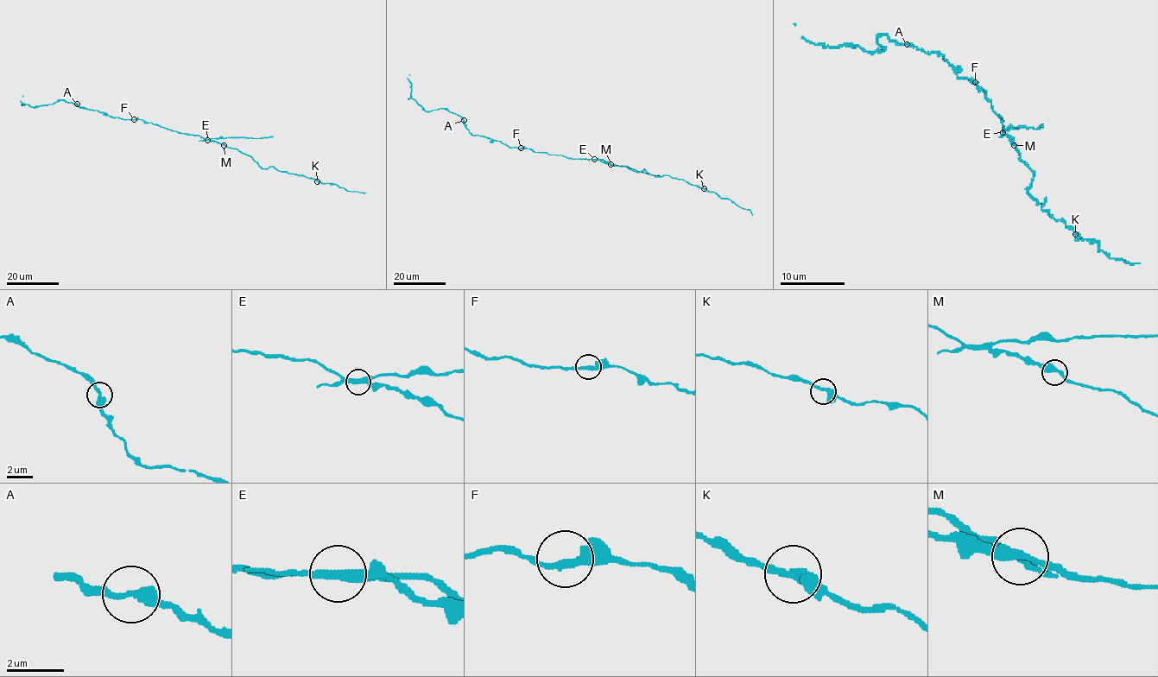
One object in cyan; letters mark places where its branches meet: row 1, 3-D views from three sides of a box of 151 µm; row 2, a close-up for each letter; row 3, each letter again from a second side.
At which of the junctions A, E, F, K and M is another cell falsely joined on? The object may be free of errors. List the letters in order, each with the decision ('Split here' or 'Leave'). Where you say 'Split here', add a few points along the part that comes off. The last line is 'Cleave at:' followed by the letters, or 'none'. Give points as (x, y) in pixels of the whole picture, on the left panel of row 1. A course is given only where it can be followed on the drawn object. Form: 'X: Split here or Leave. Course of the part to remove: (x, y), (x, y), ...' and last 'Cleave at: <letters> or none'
A: Leave
E: Split here. Course of the part to remove: (207, 140), (273, 136)
F: Leave
K: Leave
M: Leave
Cleave at: E

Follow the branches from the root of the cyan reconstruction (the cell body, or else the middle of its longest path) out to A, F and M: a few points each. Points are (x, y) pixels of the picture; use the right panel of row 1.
A: (1001, 117), (992, 111), (986, 91), (977, 82), (958, 77), (955, 69), (941, 54), (927, 53), (907, 45)
F: (1001, 117), (992, 111), (986, 91), (975, 82)
M: (1001, 117), (1002, 132), (1014, 145)

